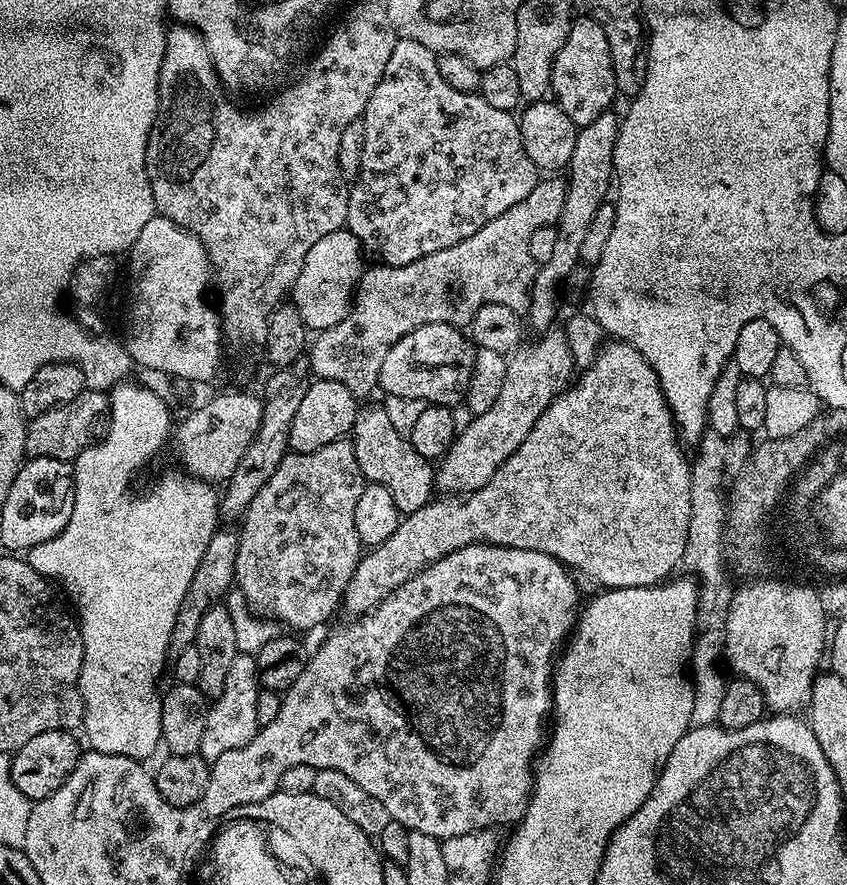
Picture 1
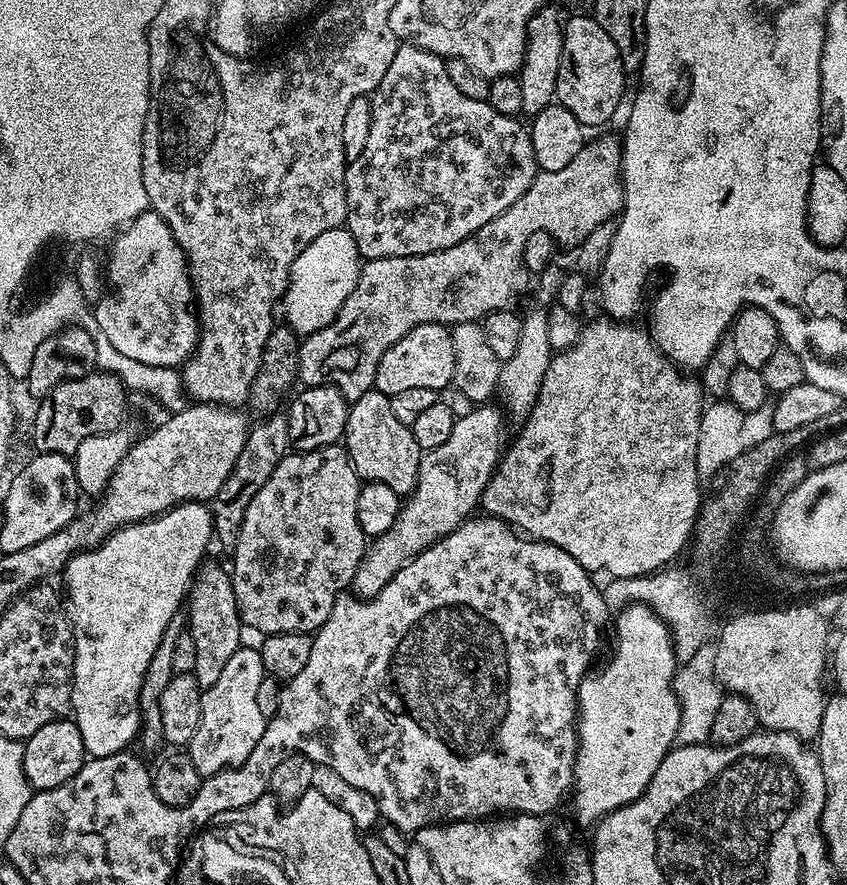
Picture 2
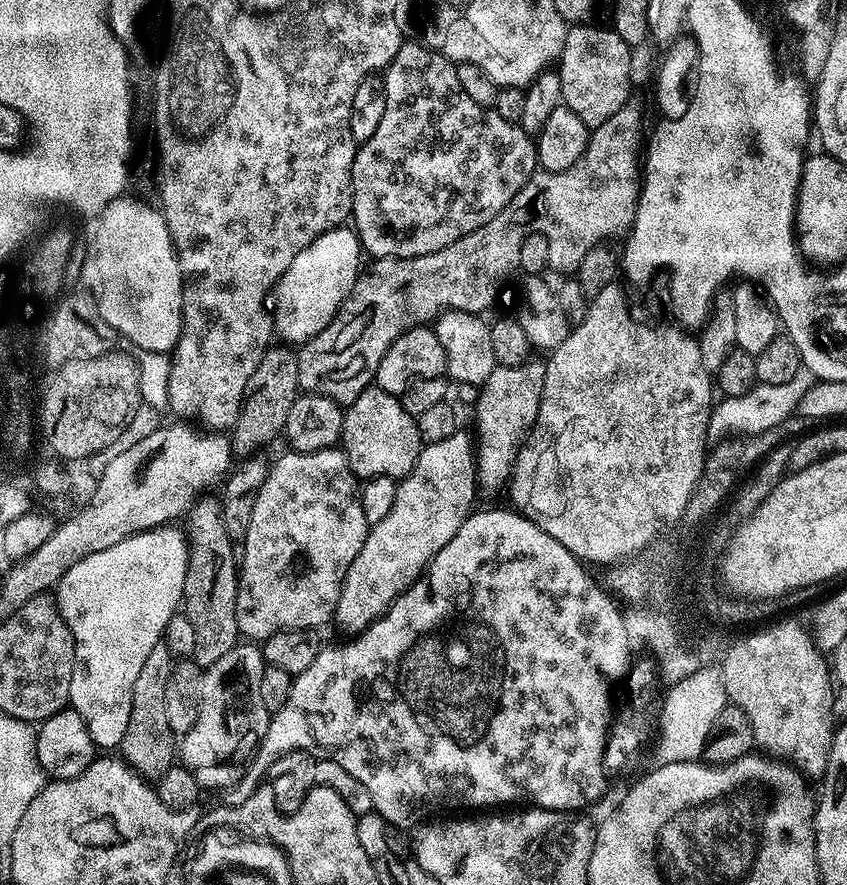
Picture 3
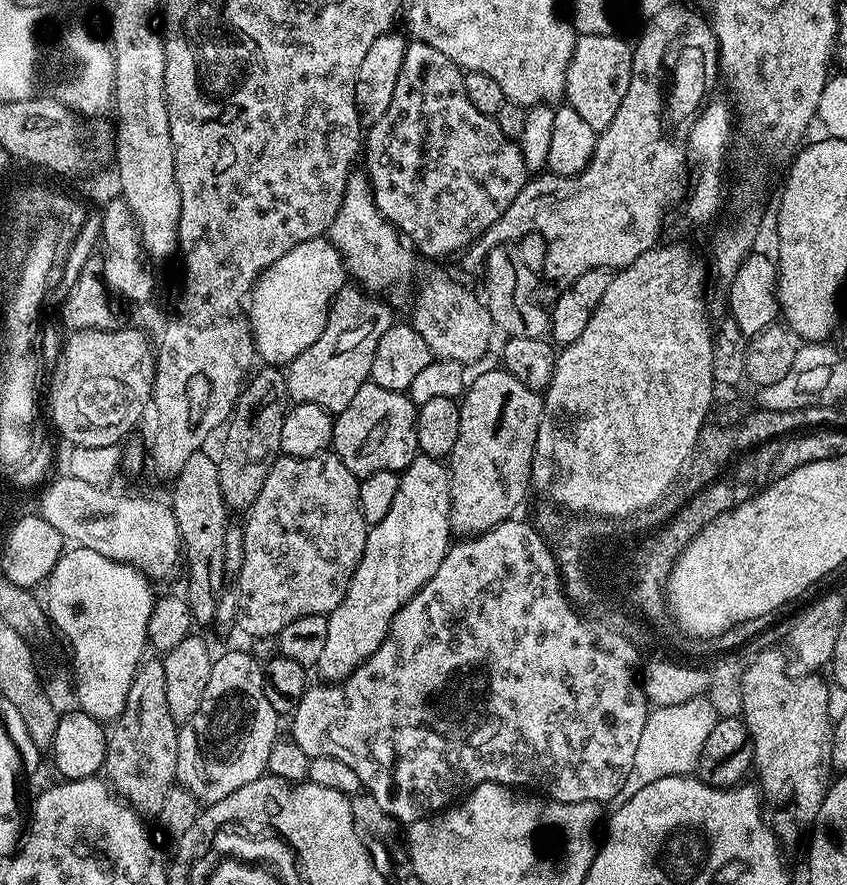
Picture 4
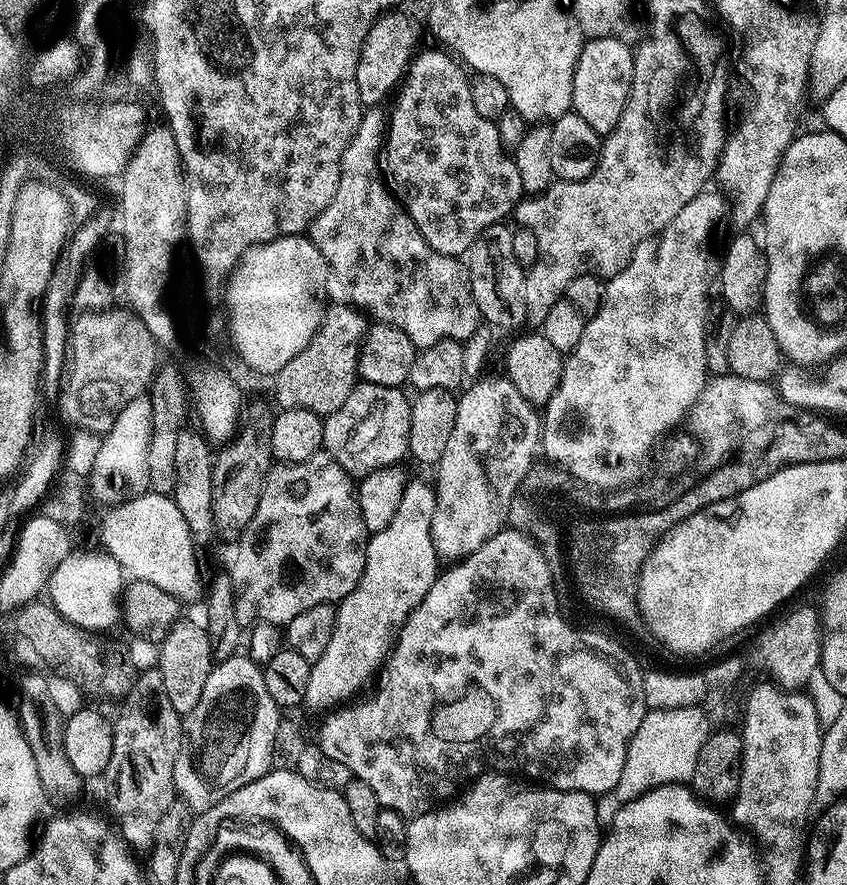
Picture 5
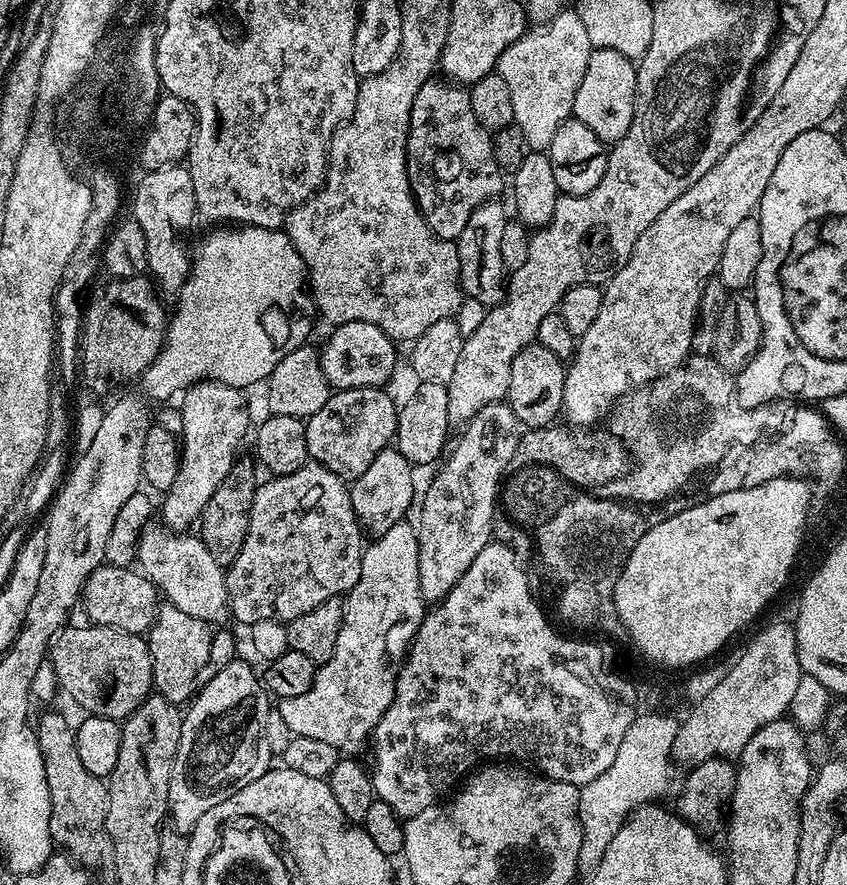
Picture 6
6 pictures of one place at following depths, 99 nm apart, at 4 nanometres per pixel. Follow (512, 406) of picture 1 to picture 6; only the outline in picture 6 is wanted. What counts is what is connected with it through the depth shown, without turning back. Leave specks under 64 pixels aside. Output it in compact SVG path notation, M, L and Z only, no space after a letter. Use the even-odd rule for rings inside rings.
M408 522L390 526L386 534L375 537L365 547L362 574L346 594L342 630L338 630L338 642L334 642L334 654L330 654L330 658L317 667L314 682L306 694L279 701L278 710L286 721L286 726L290 726L293 736L319 738L342 754L356 754L363 744L365 747L369 743L382 714L386 714L392 705L392 699L396 696L396 679L426 615L426 601L422 598L418 578L419 550L417 529L413 525L411 528Z

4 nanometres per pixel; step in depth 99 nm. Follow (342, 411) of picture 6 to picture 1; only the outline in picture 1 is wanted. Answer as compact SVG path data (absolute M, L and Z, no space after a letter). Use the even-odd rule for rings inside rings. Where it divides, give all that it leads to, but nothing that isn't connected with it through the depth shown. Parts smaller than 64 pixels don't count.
M382 406L361 407L350 433L354 454L362 470L365 481L378 486L386 486L394 497L394 506L402 514L407 514L426 506L434 496L434 468L423 460L408 441L407 435L394 430L389 415Z

